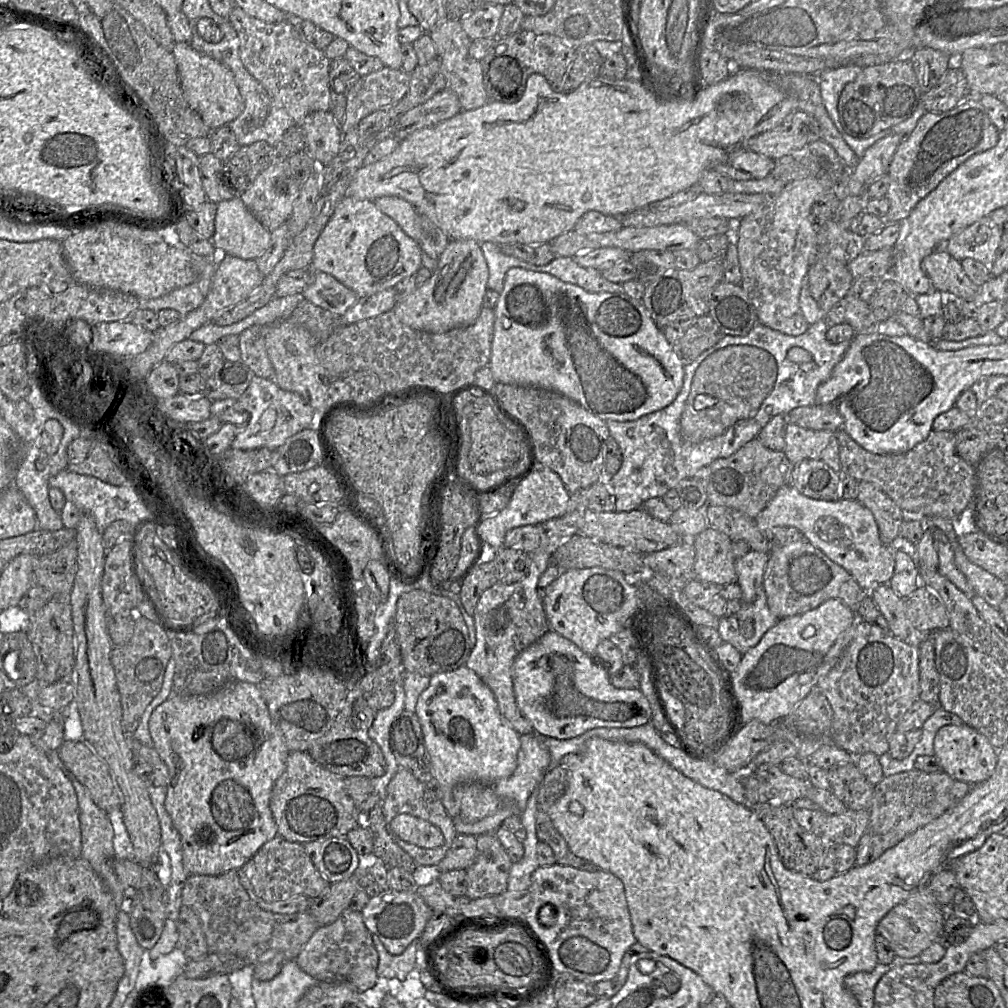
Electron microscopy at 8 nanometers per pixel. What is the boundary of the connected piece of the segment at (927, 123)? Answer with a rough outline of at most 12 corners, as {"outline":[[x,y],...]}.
{"outline":[[979,99],[925,113],[886,173],[900,223],[963,162],[997,144]]}

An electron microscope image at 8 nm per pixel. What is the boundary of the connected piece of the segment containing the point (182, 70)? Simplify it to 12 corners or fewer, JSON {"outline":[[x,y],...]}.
{"outline":[[172,48],[184,97],[216,130],[243,111],[228,67]]}

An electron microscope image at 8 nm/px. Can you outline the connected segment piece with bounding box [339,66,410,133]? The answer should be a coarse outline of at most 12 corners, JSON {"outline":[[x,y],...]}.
{"outline":[[384,66],[361,76],[339,124],[349,131],[400,101],[410,74]]}

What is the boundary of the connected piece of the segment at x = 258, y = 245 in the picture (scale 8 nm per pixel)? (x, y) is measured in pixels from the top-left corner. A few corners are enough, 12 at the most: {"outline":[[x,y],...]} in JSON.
{"outline":[[239,196],[217,204],[220,254],[256,259],[270,234]]}

